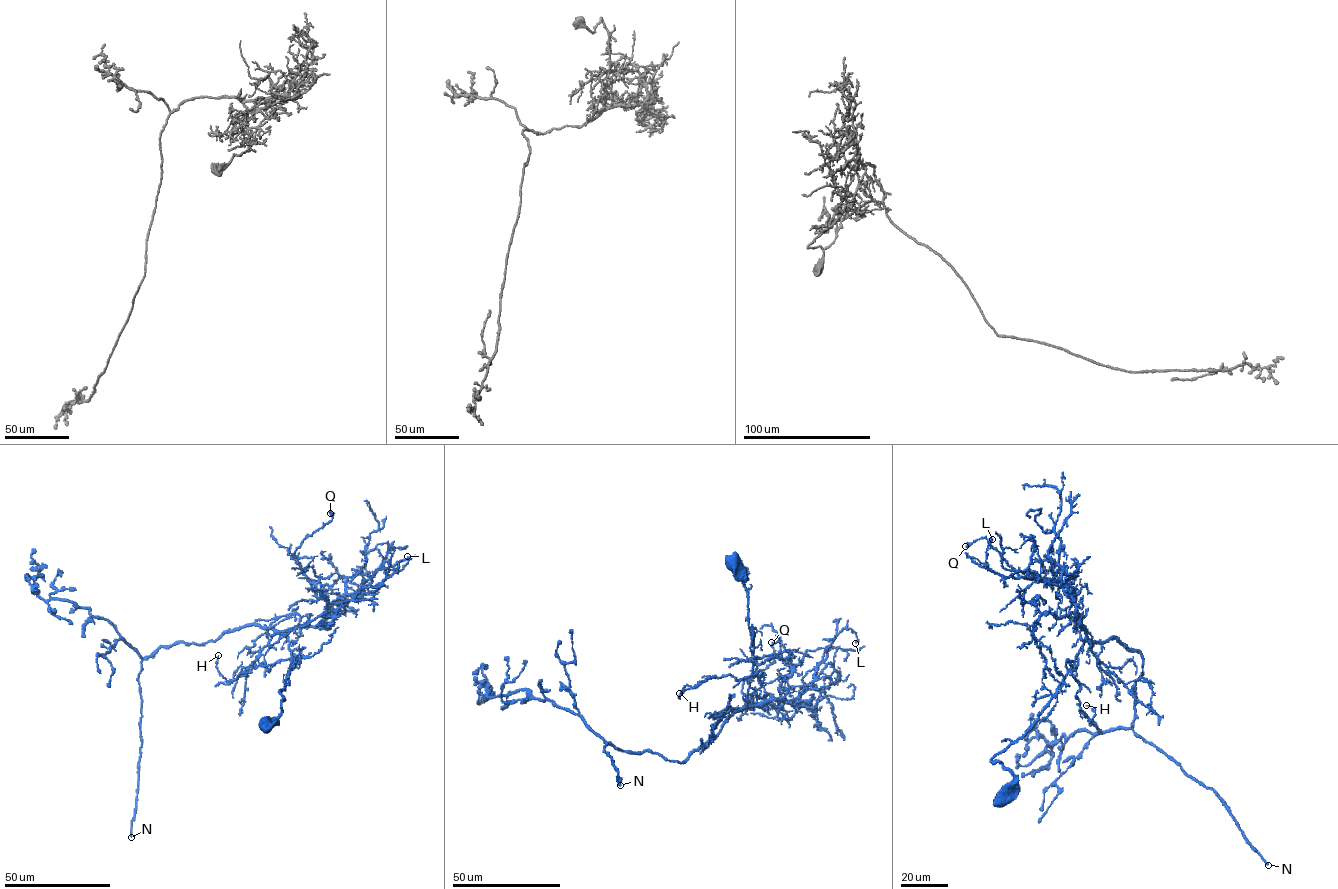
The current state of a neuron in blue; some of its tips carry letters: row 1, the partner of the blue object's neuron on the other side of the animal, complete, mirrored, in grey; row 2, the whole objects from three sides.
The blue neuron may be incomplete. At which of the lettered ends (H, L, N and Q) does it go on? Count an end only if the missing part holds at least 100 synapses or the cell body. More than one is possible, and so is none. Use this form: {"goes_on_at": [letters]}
{"goes_on_at": ["N"]}

